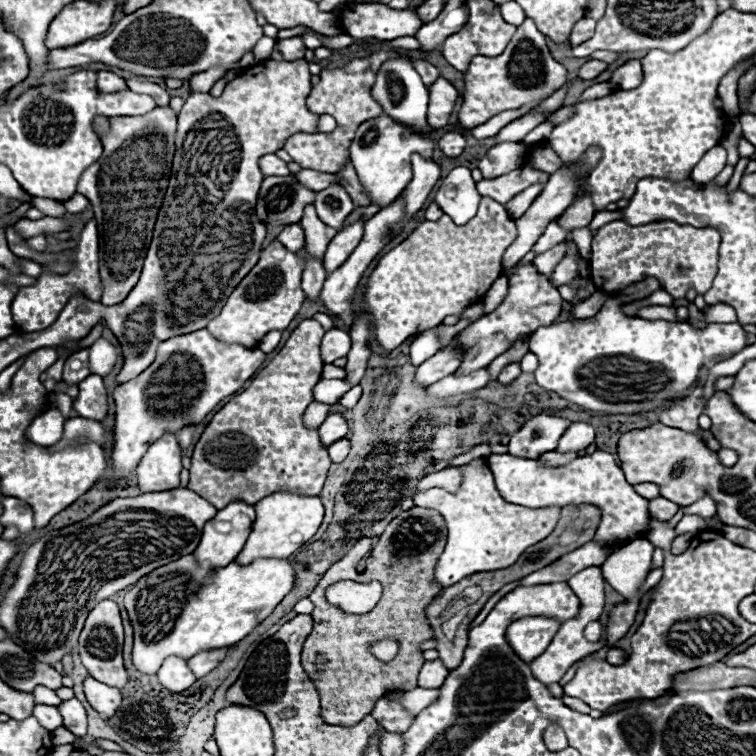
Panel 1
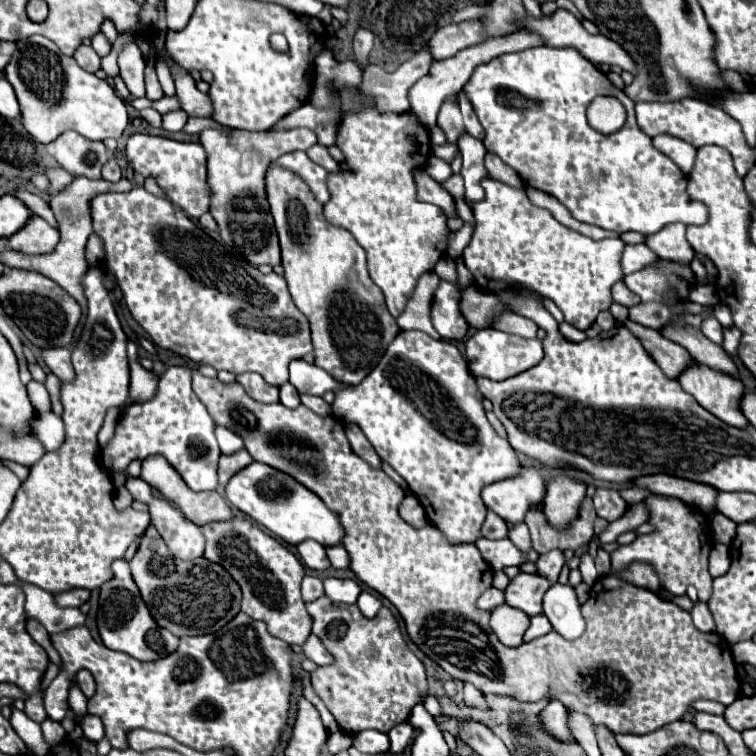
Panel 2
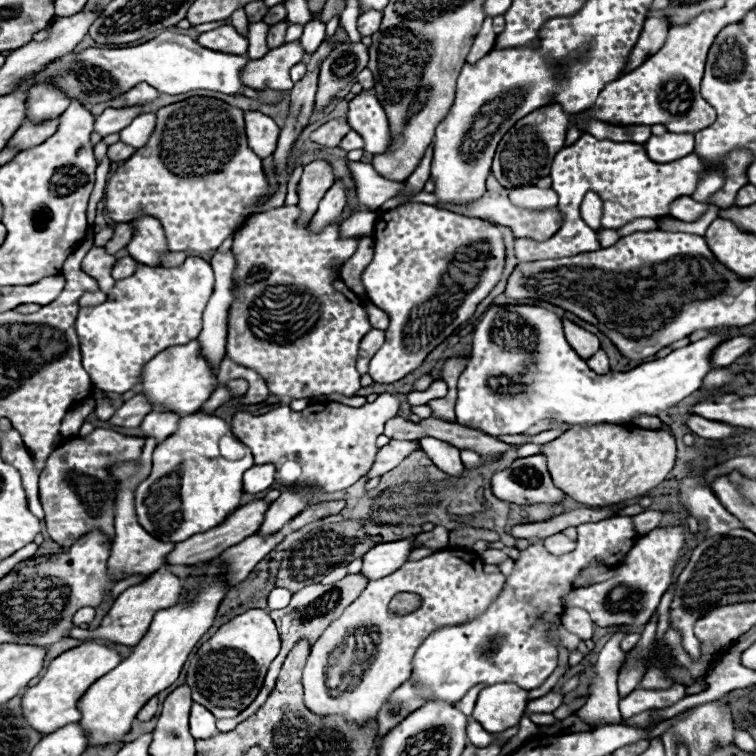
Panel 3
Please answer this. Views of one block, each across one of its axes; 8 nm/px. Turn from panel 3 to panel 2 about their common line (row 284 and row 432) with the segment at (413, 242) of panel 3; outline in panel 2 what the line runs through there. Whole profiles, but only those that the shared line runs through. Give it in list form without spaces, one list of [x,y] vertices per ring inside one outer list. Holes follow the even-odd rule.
[[[402,330],[388,346],[378,366],[358,386],[342,384],[342,390],[336,392],[332,412],[362,428],[376,454],[406,480],[412,494],[424,506],[430,524],[434,524],[450,544],[474,544],[482,538],[486,516],[486,506],[480,498],[482,488],[522,470],[514,448],[508,440],[500,438],[486,420],[482,394],[474,376],[468,372],[460,350],[446,340],[434,340],[424,332]]]

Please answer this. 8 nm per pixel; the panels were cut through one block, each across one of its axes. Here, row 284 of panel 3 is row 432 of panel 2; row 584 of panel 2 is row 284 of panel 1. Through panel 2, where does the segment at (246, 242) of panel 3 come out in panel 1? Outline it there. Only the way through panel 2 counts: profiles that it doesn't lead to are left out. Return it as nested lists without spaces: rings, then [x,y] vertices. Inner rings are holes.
[[[490,198],[480,200],[478,214],[464,226],[456,226],[446,214],[436,222],[422,222],[402,244],[398,244],[386,256],[380,258],[376,270],[372,272],[364,288],[364,308],[374,318],[374,334],[378,344],[384,350],[394,350],[408,336],[438,326],[446,316],[476,304],[500,276],[502,256],[514,236],[518,236],[514,220],[502,204]],[[624,220],[604,224],[592,240],[590,280],[596,290],[614,296],[624,288],[646,278],[658,278],[662,288],[674,298],[684,298],[688,284],[694,284],[698,294],[706,293],[713,284],[718,264],[720,234],[714,228],[694,228],[676,222],[650,222],[632,226]]]

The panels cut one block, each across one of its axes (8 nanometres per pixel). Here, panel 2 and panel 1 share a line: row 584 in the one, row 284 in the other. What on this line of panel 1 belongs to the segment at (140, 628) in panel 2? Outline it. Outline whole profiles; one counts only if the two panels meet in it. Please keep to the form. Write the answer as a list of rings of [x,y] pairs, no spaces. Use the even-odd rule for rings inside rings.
[[[150,112],[144,116],[116,116],[108,118],[108,124],[110,132],[100,136],[104,154],[82,174],[78,194],[90,200],[98,222],[100,280],[104,286],[100,302],[114,306],[130,294],[142,272],[146,248],[150,246],[154,222],[170,180],[176,150],[176,114]]]

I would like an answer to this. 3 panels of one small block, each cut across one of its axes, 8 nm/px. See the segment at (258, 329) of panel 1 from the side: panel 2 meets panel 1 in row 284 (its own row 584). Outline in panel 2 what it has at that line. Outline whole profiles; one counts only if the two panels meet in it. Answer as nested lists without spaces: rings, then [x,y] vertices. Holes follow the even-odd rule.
[[[234,516],[226,522],[210,522],[202,526],[202,532],[206,536],[206,550],[204,550],[204,558],[220,564],[222,568],[226,568],[226,572],[238,582],[240,590],[242,590],[242,600],[240,600],[240,610],[244,614],[248,614],[254,620],[262,620],[268,626],[268,632],[288,644],[302,644],[306,642],[306,638],[310,636],[310,618],[306,612],[306,606],[302,602],[300,596],[300,582],[304,578],[304,566],[300,564],[300,560],[282,544],[278,542],[274,536],[270,536],[268,532],[264,532],[260,526],[252,524],[246,518]]]

